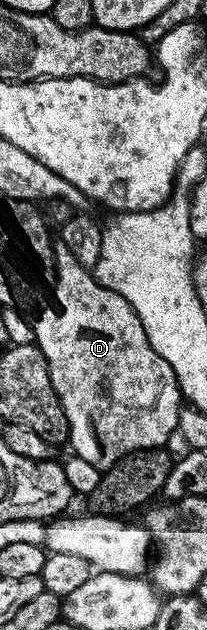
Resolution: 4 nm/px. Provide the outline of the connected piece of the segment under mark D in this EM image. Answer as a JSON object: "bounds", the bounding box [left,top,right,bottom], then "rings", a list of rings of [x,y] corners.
{"bounds":[34,242,183,469],"rings":[[[57,242],[54,247],[55,255],[54,258],[56,260],[56,273],[54,276],[54,282],[51,284],[50,287],[50,295],[52,291],[52,300],[48,303],[48,308],[45,309],[44,312],[41,313],[40,316],[35,316],[34,324],[36,328],[36,340],[35,344],[37,347],[40,348],[41,353],[46,357],[46,365],[50,369],[50,381],[52,382],[52,385],[54,387],[54,393],[58,397],[58,401],[62,405],[62,409],[66,413],[66,421],[68,422],[68,437],[67,442],[69,444],[72,443],[71,450],[74,452],[75,455],[78,457],[84,458],[86,461],[90,461],[90,465],[94,465],[95,467],[101,468],[101,469],[107,469],[110,467],[115,466],[116,464],[119,464],[124,456],[127,456],[135,451],[144,451],[148,449],[149,447],[159,447],[165,446],[164,444],[170,437],[170,435],[174,435],[175,431],[179,428],[179,422],[180,422],[180,408],[182,406],[182,400],[183,395],[180,391],[180,386],[177,383],[177,378],[174,375],[174,369],[170,368],[170,363],[166,361],[164,357],[159,356],[156,350],[150,345],[150,341],[146,337],[146,329],[142,329],[142,321],[138,317],[138,313],[134,313],[134,309],[132,306],[128,304],[126,301],[126,297],[118,297],[118,293],[114,293],[110,289],[106,289],[103,287],[99,281],[96,280],[95,274],[89,268],[83,267],[81,263],[78,261],[74,261],[74,257],[70,254],[70,252],[66,249],[66,245],[62,245],[61,243]]]}

